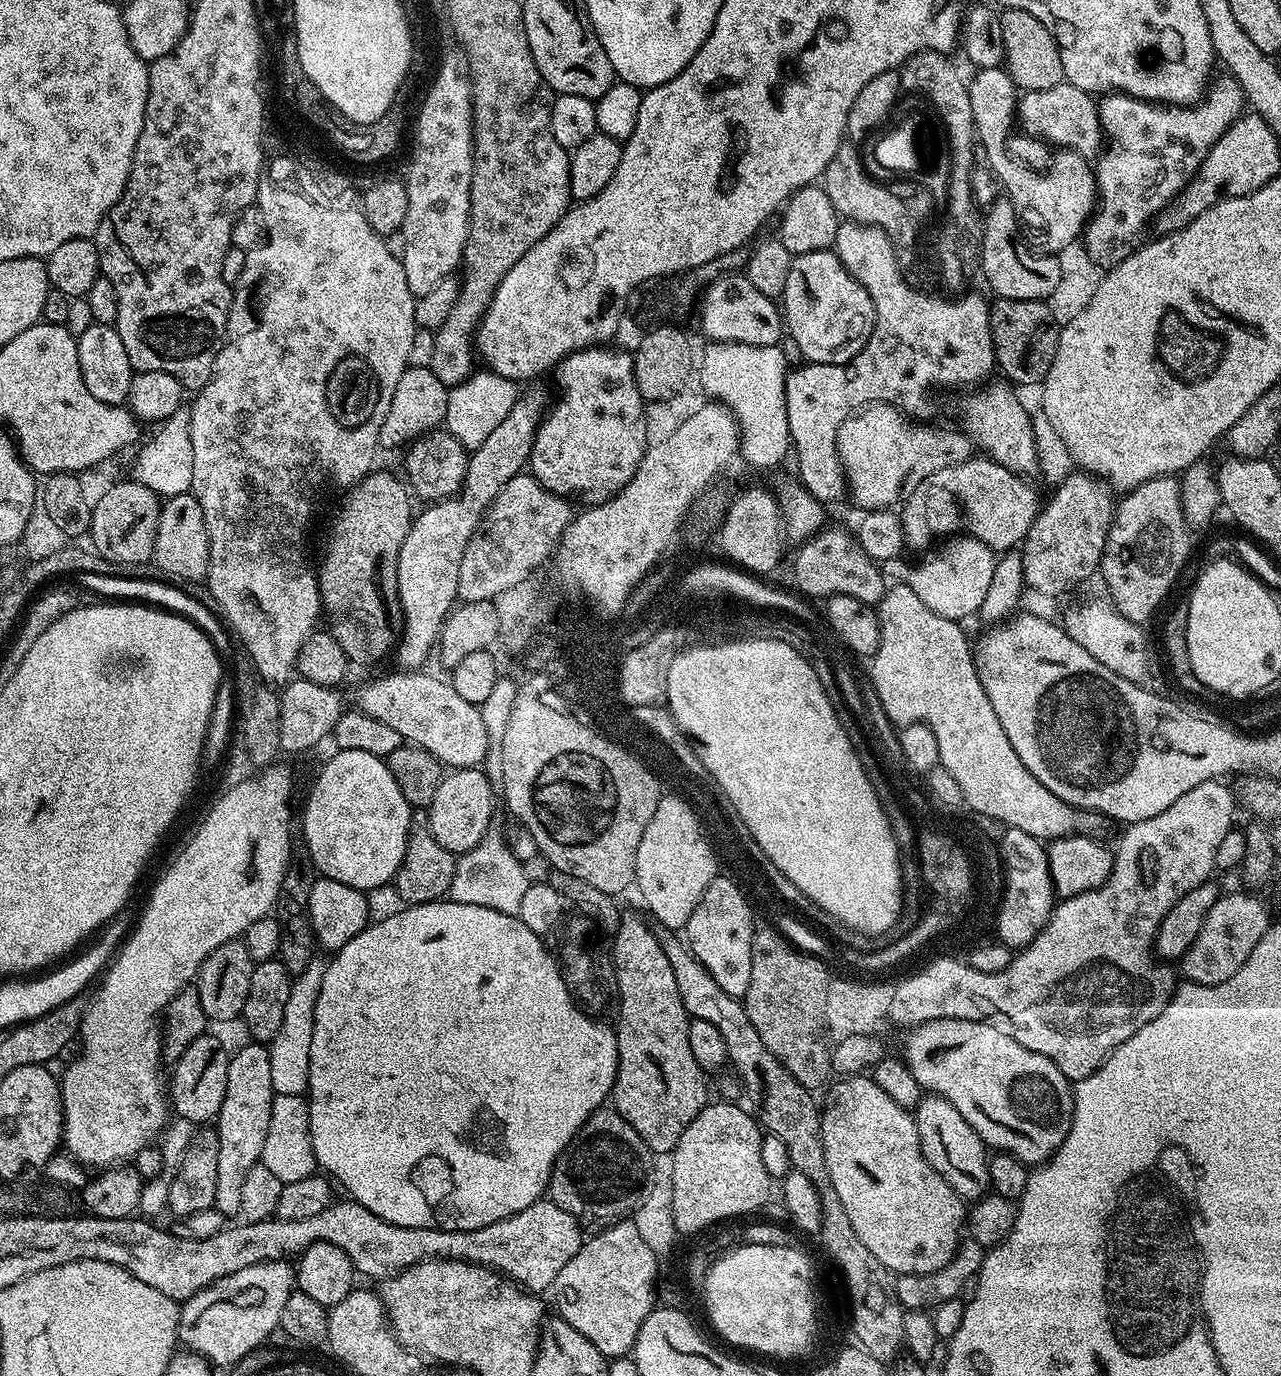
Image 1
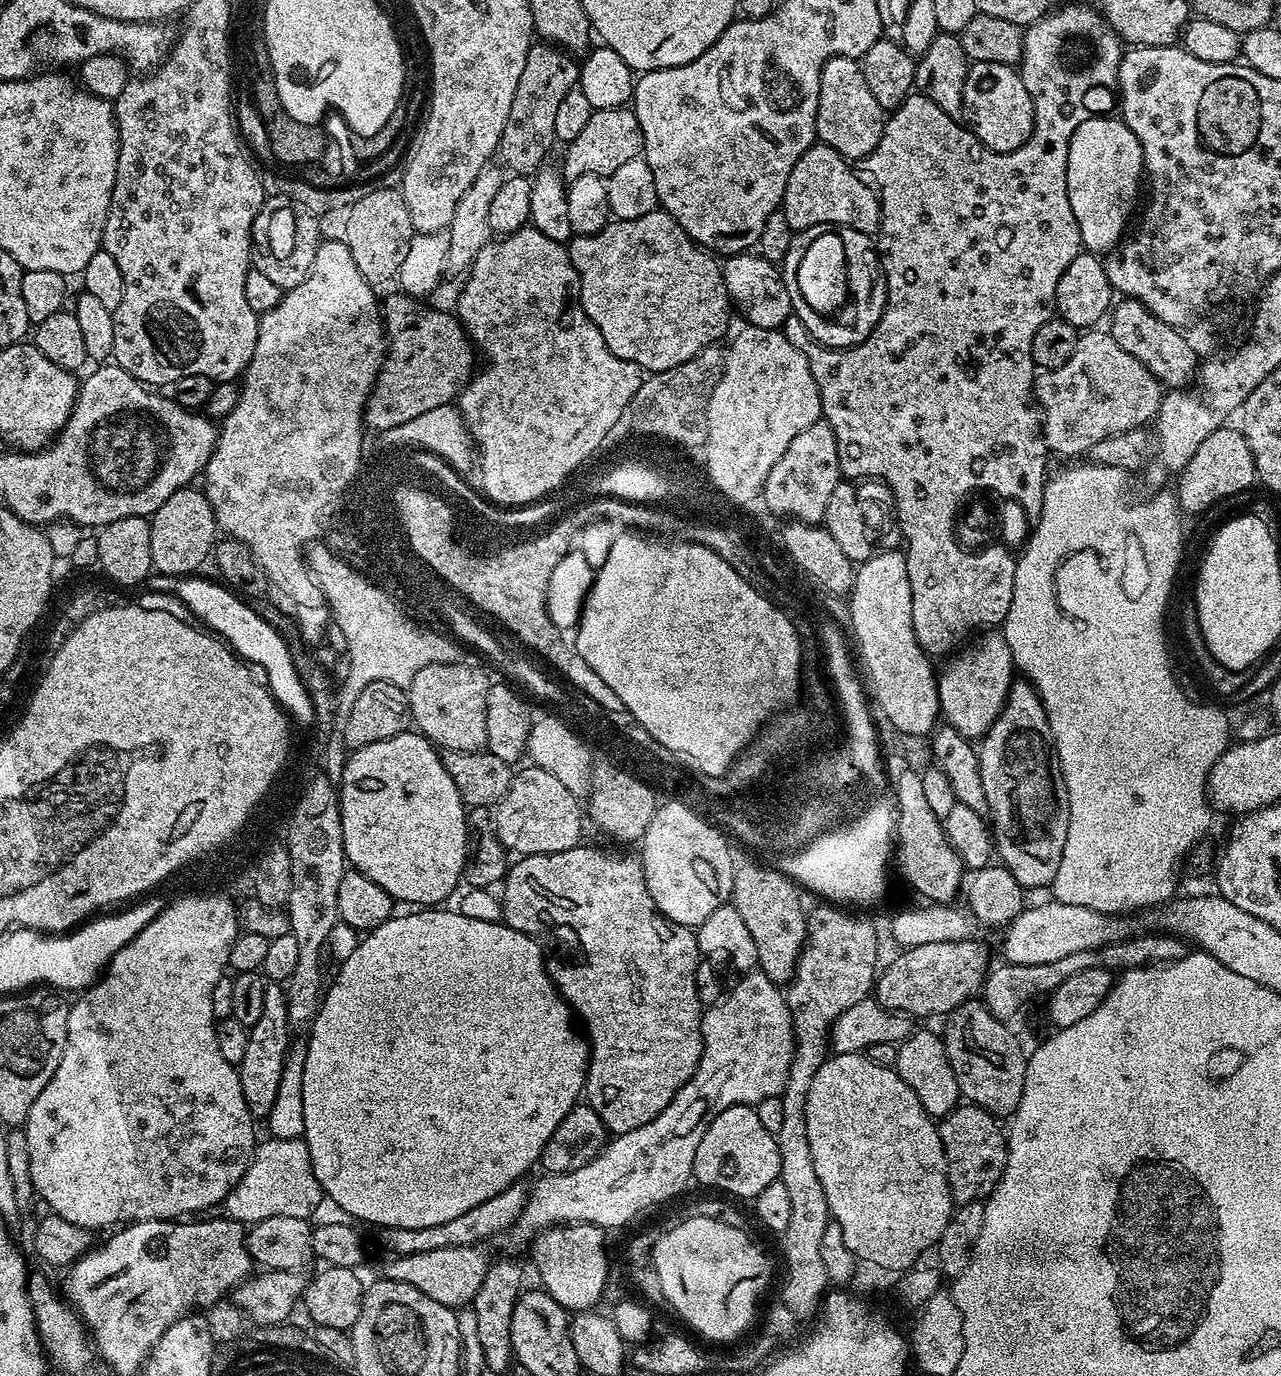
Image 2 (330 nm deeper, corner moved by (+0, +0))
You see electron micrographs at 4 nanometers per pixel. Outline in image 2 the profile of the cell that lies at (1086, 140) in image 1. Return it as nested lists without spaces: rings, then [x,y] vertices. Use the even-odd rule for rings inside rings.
[[[998,62],[969,63],[964,83],[964,120],[992,151],[989,153],[1013,152],[1021,148],[1032,136],[1036,111],[1019,71],[1013,65]]]

